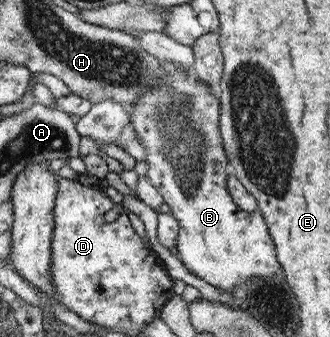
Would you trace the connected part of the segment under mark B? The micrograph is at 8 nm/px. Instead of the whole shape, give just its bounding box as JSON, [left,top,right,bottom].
[129,59,280,292]

